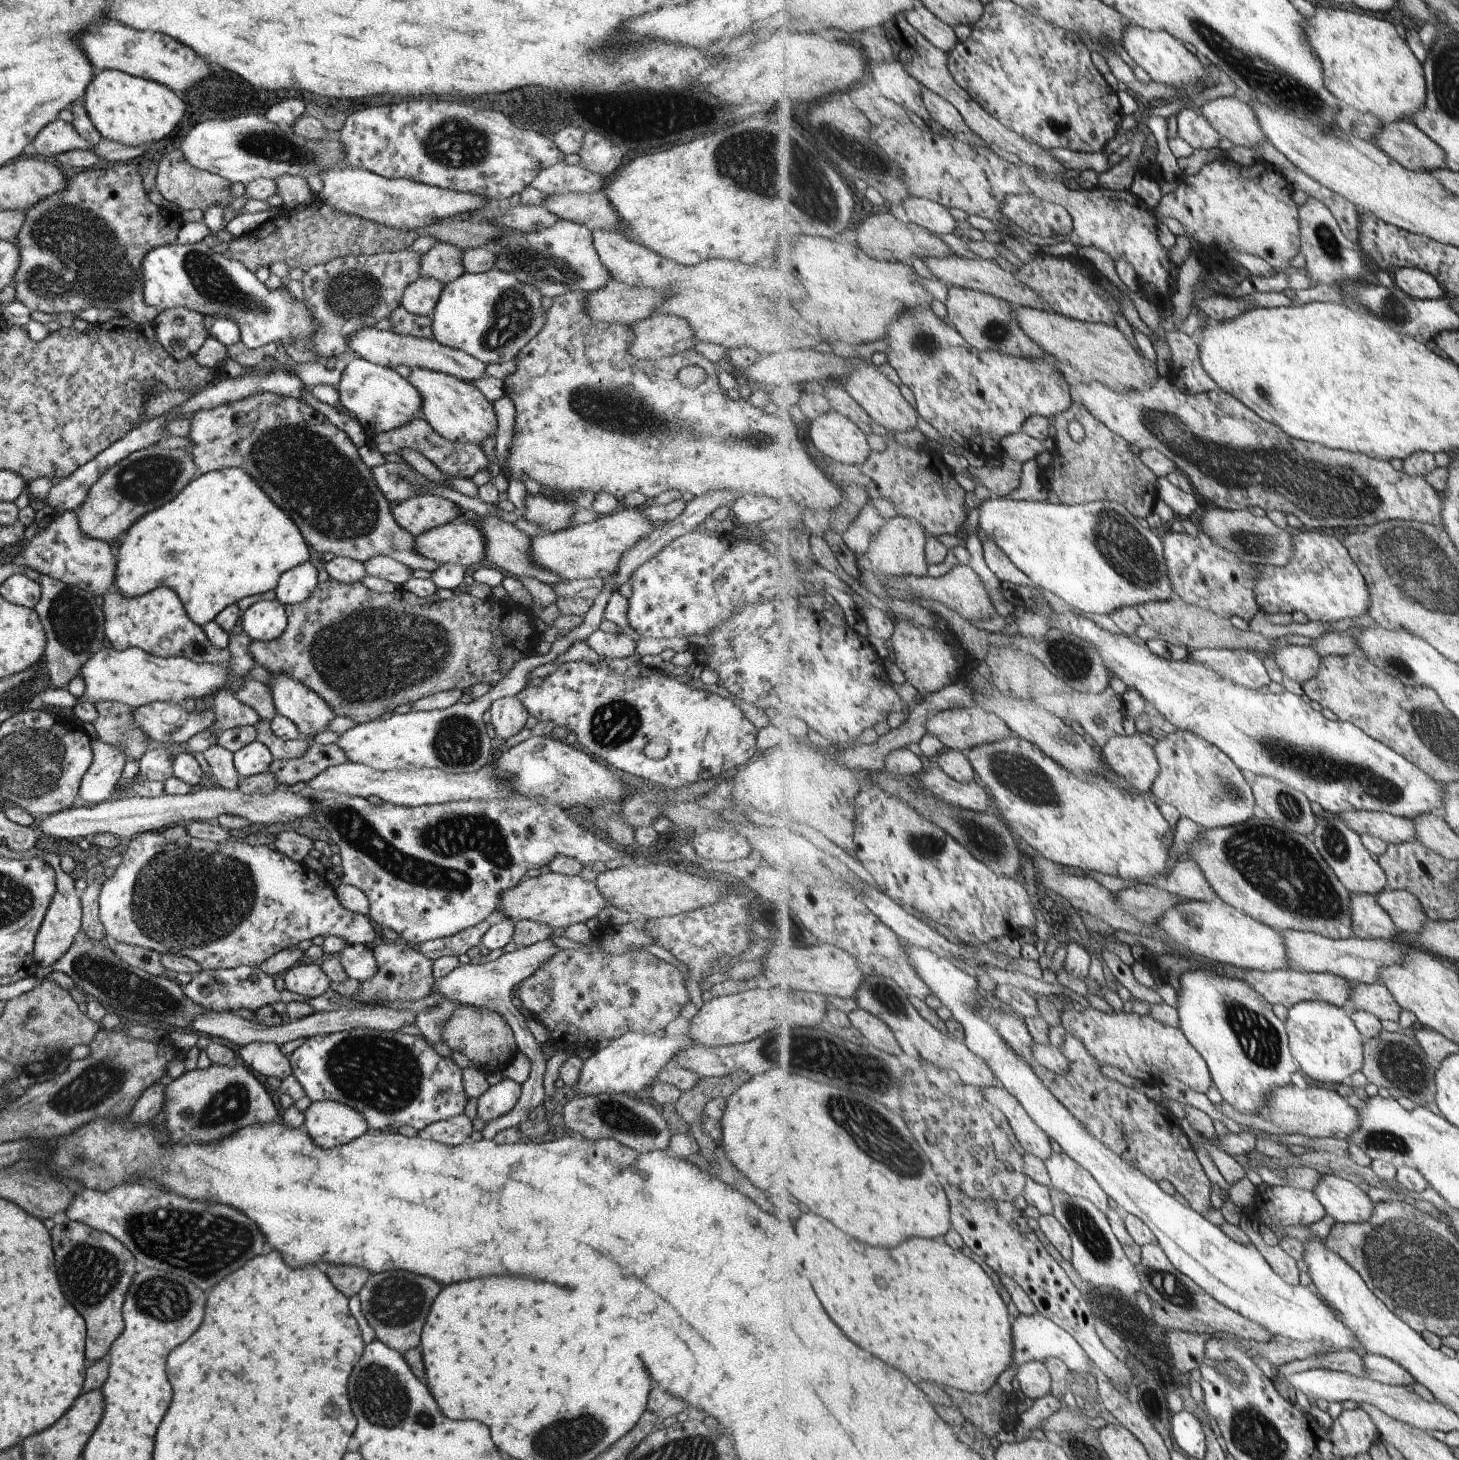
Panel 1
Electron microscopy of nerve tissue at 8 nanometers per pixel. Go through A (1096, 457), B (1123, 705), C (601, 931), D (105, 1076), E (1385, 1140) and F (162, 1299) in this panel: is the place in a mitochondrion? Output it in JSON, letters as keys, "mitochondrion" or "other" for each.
{"A":"other","B":"other","C":"other","D":"mitochondrion","E":"mitochondrion","F":"mitochondrion"}

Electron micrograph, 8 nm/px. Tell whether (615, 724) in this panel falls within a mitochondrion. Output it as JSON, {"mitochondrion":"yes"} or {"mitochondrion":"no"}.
{"mitochondrion":"yes"}

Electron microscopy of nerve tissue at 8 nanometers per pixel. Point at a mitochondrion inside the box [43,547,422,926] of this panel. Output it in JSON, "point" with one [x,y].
{"point":[72,619]}

